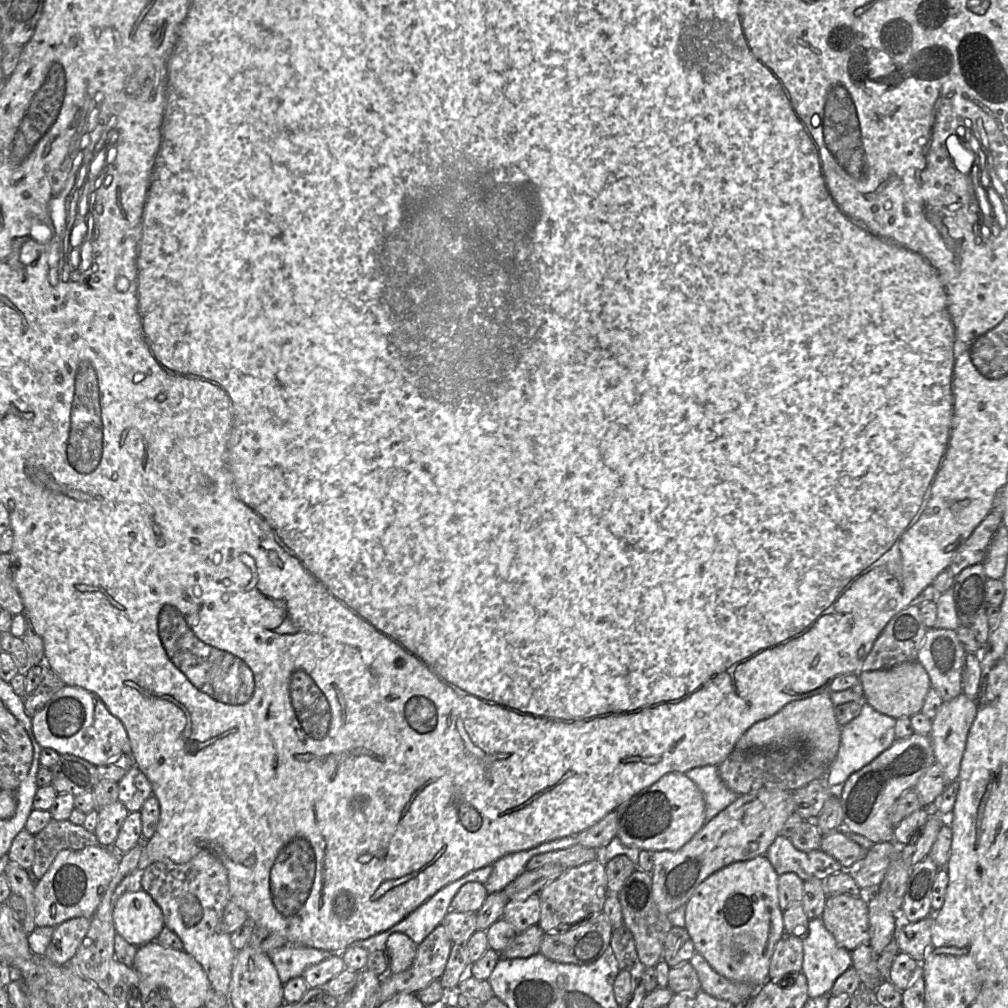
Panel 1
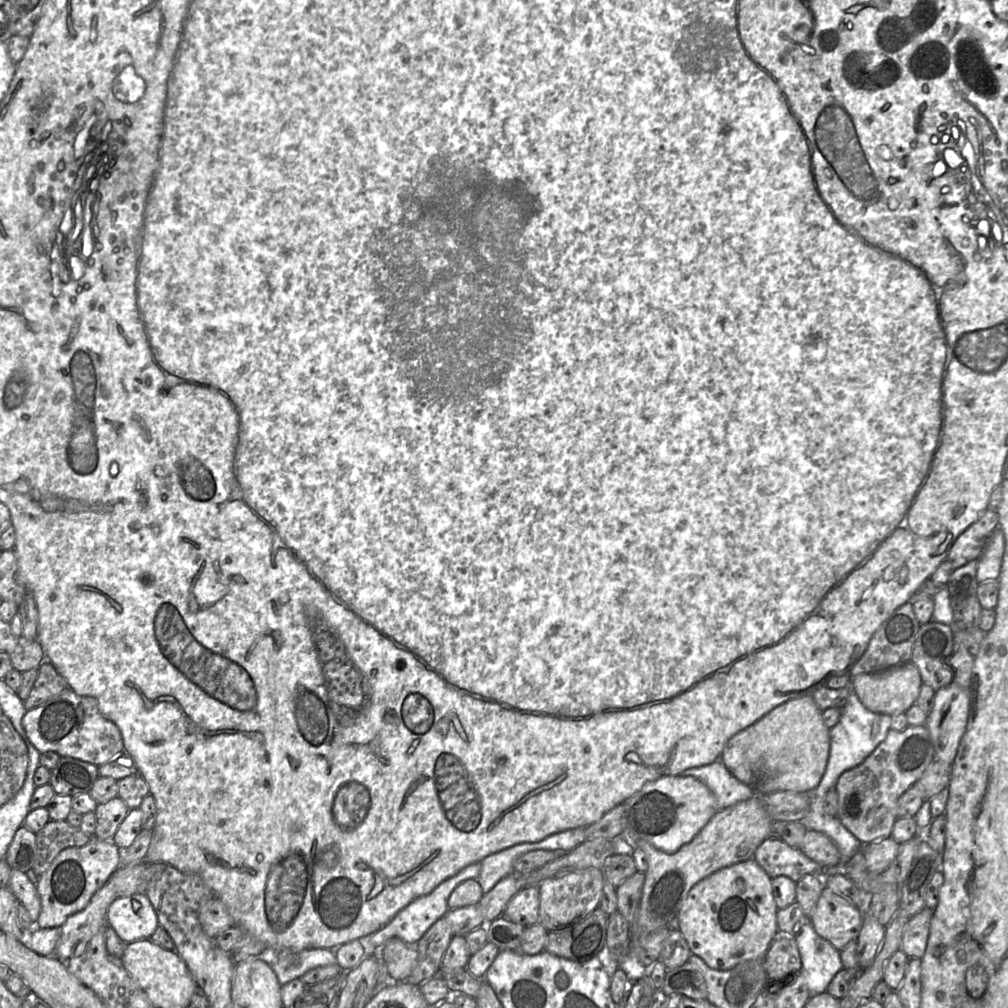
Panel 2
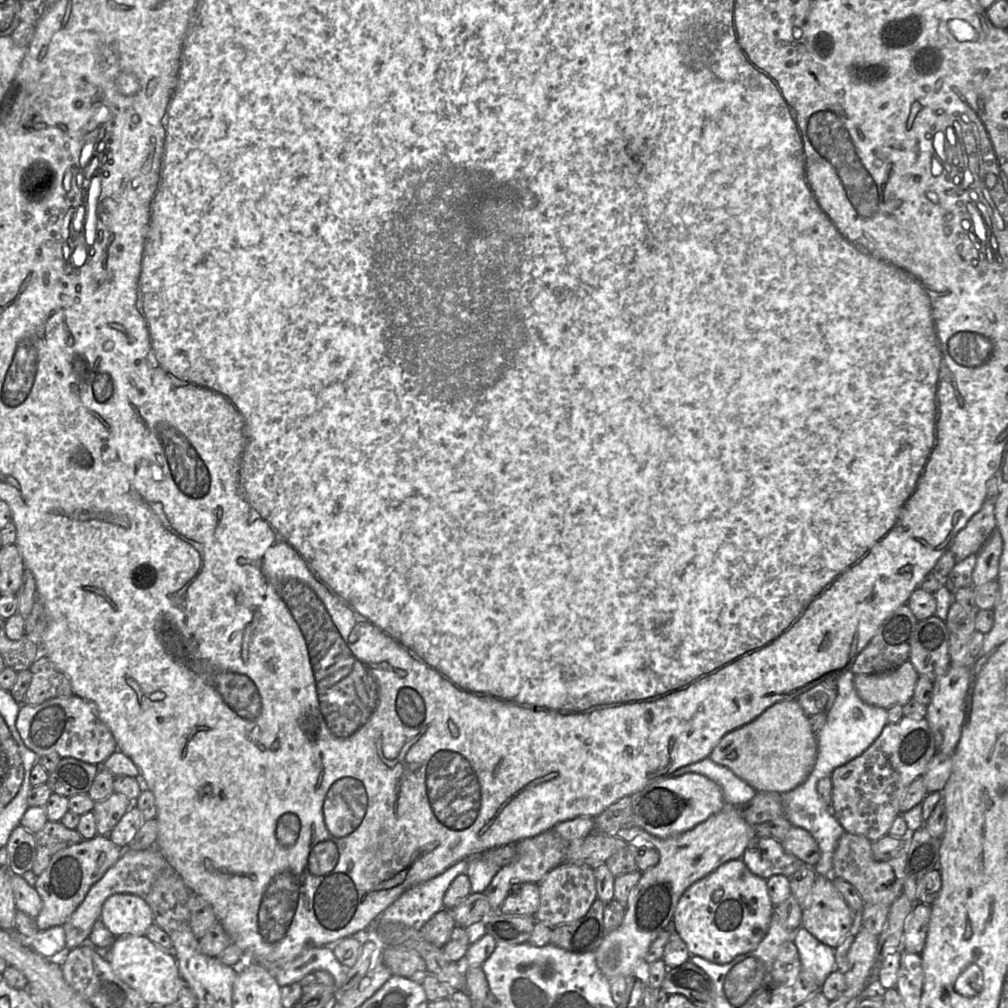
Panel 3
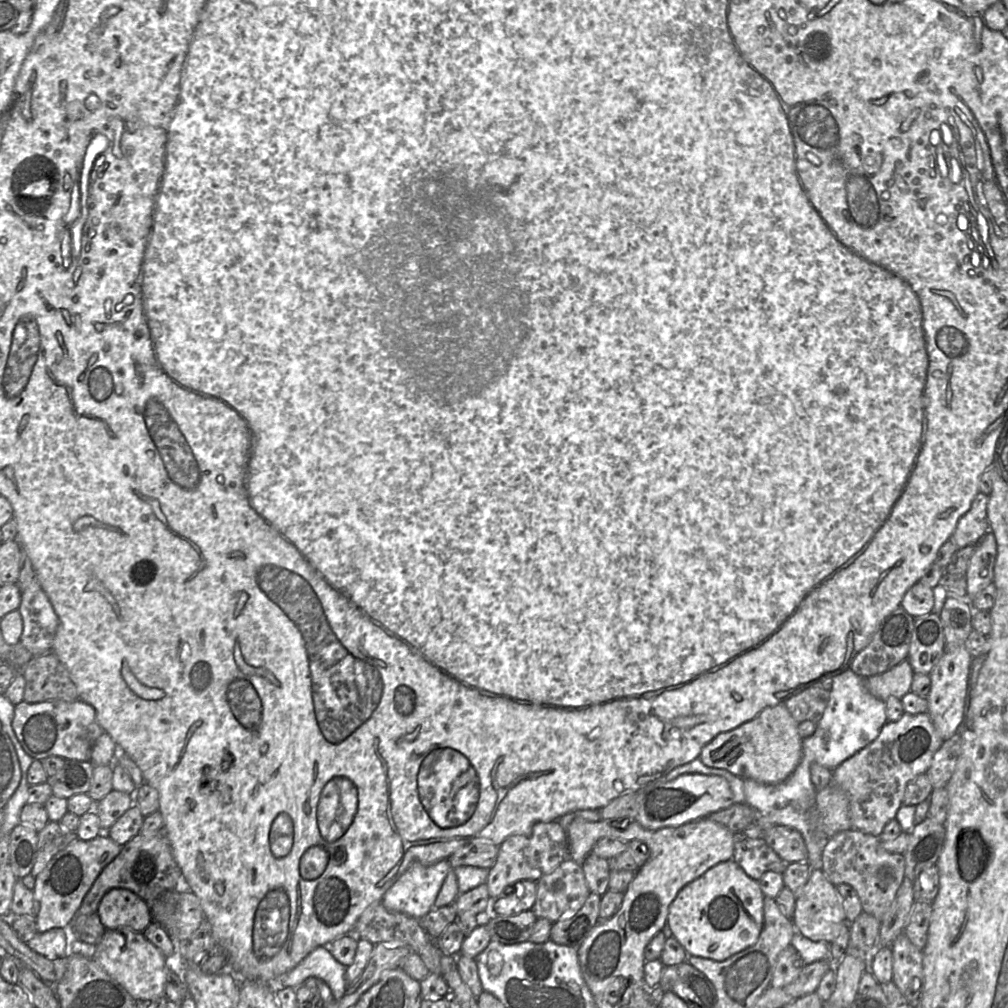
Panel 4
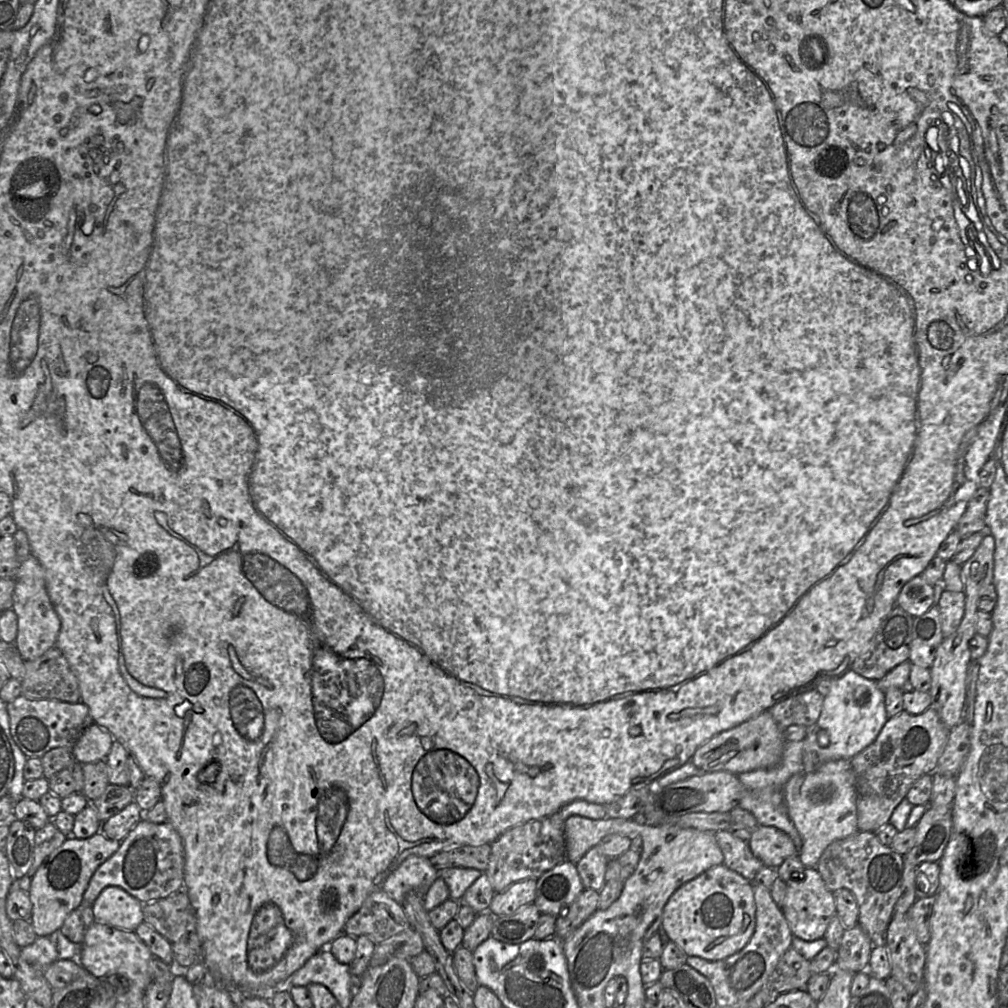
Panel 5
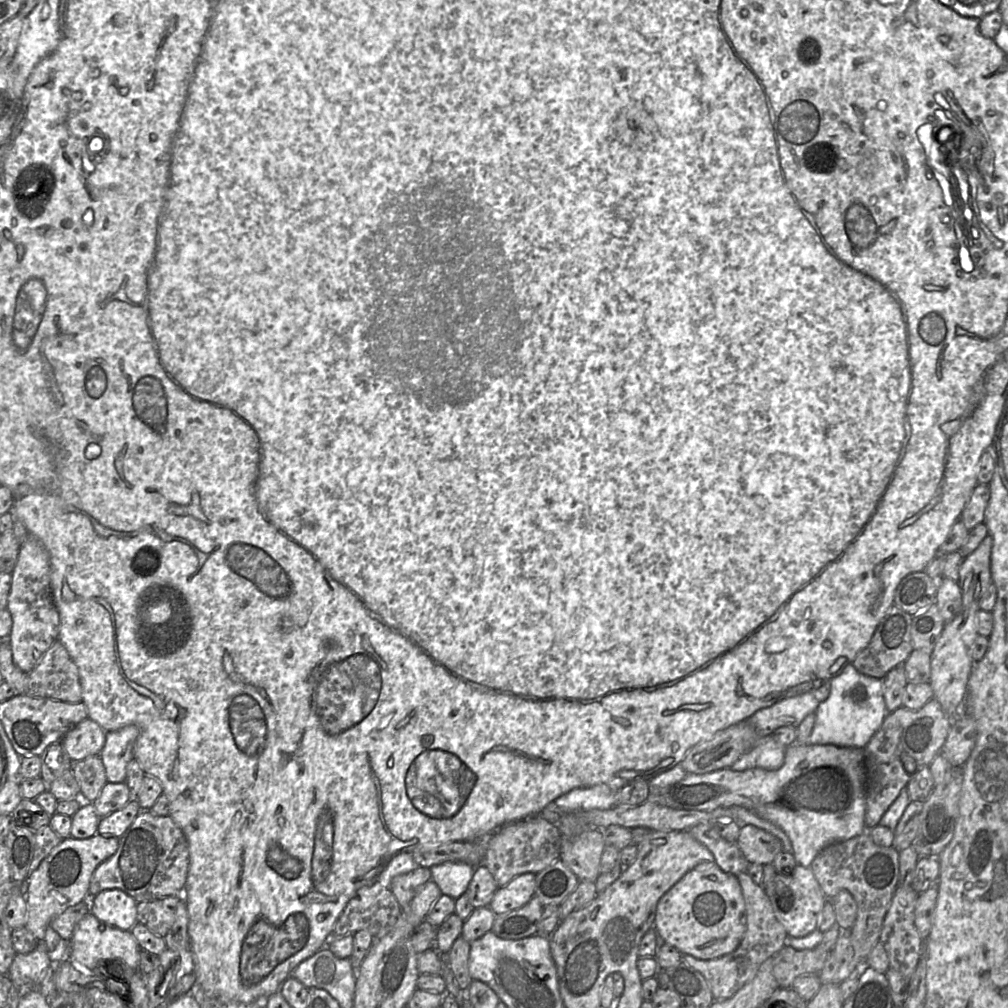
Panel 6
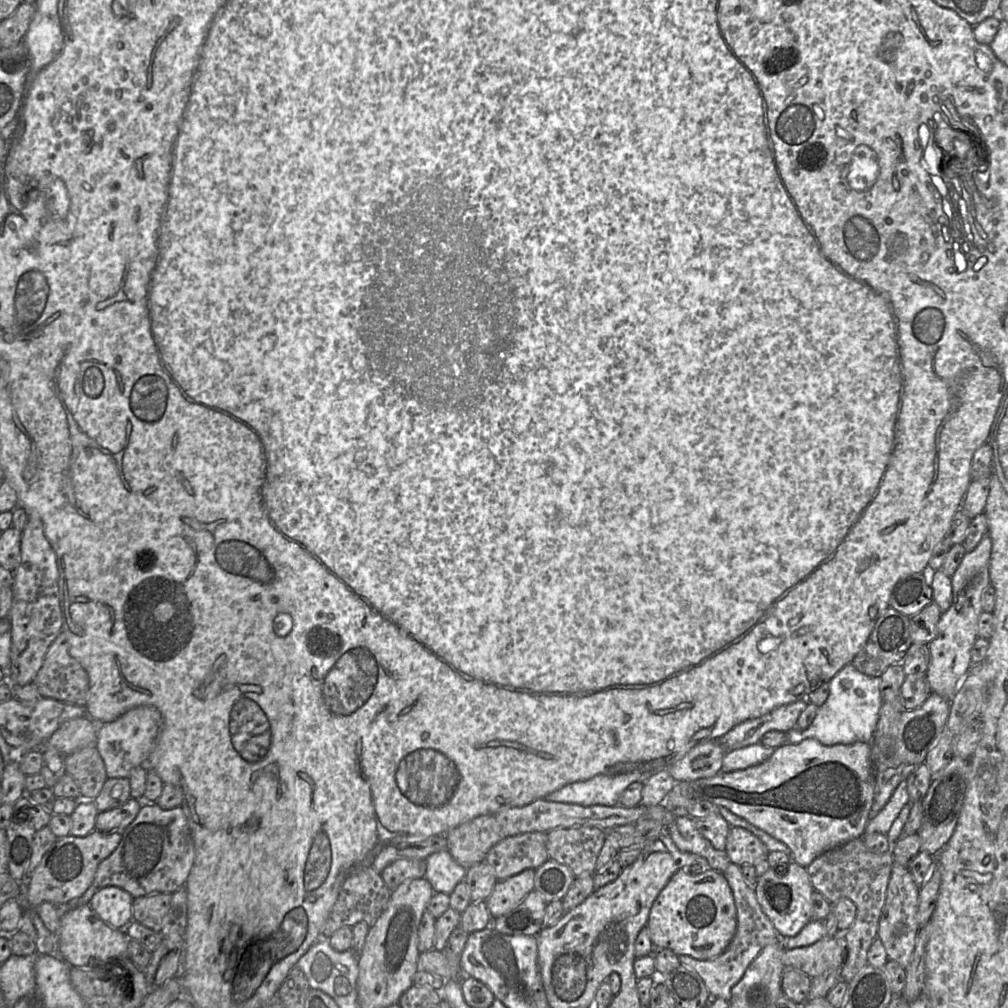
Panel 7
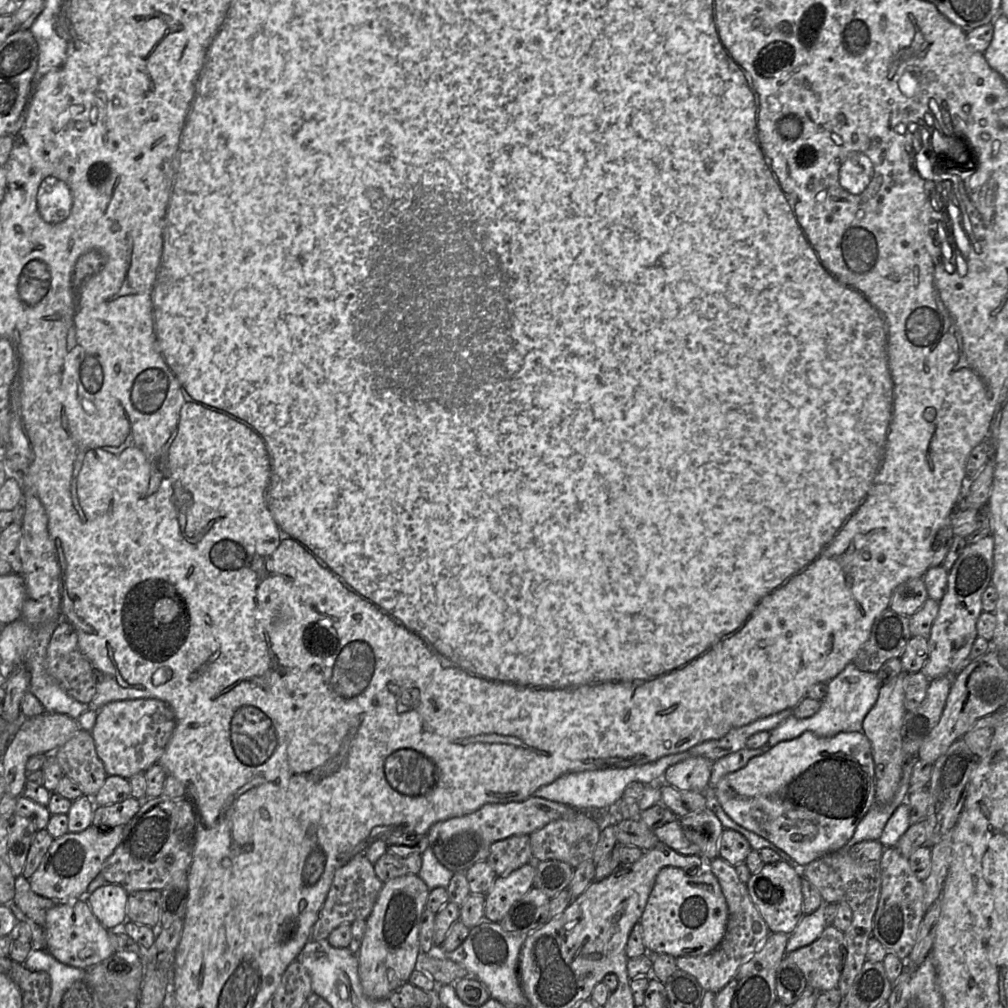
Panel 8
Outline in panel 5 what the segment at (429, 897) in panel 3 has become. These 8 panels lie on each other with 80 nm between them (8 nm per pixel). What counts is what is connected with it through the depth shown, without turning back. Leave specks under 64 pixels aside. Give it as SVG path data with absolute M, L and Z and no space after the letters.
M410 855L388 875L382 889L402 905L402 901L409 892L420 891L423 896L438 877L438 870L429 862L429 859Z

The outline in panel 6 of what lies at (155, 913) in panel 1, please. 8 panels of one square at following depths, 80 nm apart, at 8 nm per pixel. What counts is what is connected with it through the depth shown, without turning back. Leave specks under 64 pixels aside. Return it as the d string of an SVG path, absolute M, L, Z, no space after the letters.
M106 889L90 897L91 913L103 923L124 931L137 921L137 902L120 889Z

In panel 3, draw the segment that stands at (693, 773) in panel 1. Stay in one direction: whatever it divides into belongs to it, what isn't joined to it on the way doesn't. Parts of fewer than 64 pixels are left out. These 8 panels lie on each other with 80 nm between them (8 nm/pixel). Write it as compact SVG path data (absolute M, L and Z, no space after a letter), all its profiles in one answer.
M710 758L683 766L668 776L676 777L686 773L702 774L716 782L722 789L727 807L736 807L742 803L746 803L758 793L731 770L716 764Z

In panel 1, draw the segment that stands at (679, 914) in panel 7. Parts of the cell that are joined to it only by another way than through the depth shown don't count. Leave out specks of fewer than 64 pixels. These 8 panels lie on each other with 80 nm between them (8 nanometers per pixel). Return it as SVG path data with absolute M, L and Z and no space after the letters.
M765 855L732 863L705 879L685 904L685 929L695 951L711 968L725 978L761 988L768 981L770 959L775 945L784 934L783 911L778 898L779 875Z

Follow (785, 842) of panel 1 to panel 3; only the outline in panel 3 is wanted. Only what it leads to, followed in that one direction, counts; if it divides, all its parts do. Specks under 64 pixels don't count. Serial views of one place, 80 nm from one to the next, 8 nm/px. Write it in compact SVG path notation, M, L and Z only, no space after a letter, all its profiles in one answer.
M755 837L748 844L741 860L756 876L767 880L773 875L789 879L805 863L787 853L781 842L774 838Z

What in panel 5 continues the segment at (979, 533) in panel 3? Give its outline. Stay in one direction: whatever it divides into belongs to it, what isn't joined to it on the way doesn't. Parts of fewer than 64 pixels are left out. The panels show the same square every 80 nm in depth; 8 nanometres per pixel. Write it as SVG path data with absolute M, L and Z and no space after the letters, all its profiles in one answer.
M979 487L976 490L957 525L956 531L960 534L961 539L977 532L985 532L985 517L989 497L989 489Z

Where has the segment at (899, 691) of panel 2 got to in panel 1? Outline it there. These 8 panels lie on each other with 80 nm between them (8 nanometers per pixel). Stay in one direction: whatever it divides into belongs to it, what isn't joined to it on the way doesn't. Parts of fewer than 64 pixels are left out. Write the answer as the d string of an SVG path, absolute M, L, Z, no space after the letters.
M918 661L905 662L887 669L865 671L858 673L858 678L863 686L863 702L879 713L895 719L911 718L919 713L931 687L926 670Z

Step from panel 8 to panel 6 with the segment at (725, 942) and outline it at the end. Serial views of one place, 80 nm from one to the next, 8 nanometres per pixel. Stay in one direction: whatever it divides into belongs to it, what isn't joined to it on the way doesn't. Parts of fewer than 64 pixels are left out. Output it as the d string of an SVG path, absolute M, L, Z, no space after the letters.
M740 873L736 877L741 886L746 911L746 931L739 946L733 952L712 960L701 960L691 955L682 955L682 961L704 976L714 1000L730 999L744 985L753 980L760 965L768 958L774 957L786 946L788 937L784 926L775 917L764 888L755 884L746 873Z

